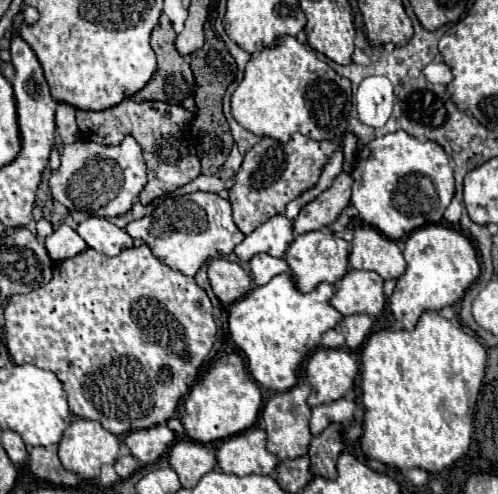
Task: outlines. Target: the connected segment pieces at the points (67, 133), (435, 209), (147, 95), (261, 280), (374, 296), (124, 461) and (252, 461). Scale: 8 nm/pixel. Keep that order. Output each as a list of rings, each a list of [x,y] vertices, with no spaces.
[[[60,102],[56,106],[56,128],[64,144],[70,144],[78,138],[78,126],[74,120],[74,108],[70,104]]]
[[[404,130],[380,136],[364,144],[358,152],[356,168],[352,170],[352,198],[350,204],[358,210],[358,220],[362,220],[366,226],[378,228],[384,236],[392,240],[404,240],[408,234],[422,226],[438,224],[442,220],[444,210],[448,208],[452,196],[454,196],[454,174],[452,174],[452,160],[444,152],[444,148],[430,140],[418,140],[408,136]]]
[[[162,14],[158,26],[152,32],[152,40],[150,40],[150,46],[154,48],[156,58],[158,58],[158,68],[156,68],[152,80],[142,90],[138,90],[132,96],[132,100],[136,100],[136,102],[142,102],[142,100],[162,100],[166,104],[178,104],[178,106],[194,112],[196,110],[196,106],[194,106],[194,88],[196,88],[194,86],[194,76],[192,76],[192,70],[190,70],[190,64],[176,52],[174,38],[176,38],[176,32],[172,30],[172,24],[170,24],[168,16]]]
[[[256,254],[250,262],[248,262],[250,274],[252,274],[252,282],[256,286],[262,286],[266,282],[270,282],[274,276],[288,272],[288,264],[282,258],[274,258],[268,254]]]
[[[348,270],[336,286],[330,304],[342,314],[378,316],[384,310],[386,298],[382,292],[382,278],[368,270]]]
[[[126,450],[126,454],[118,456],[118,460],[114,462],[114,470],[116,470],[116,474],[118,474],[120,478],[128,478],[128,476],[136,470],[136,466],[138,466],[138,462],[130,456],[128,450]]]
[[[248,428],[226,438],[216,450],[218,468],[226,474],[272,474],[278,458],[266,450],[266,432]]]

